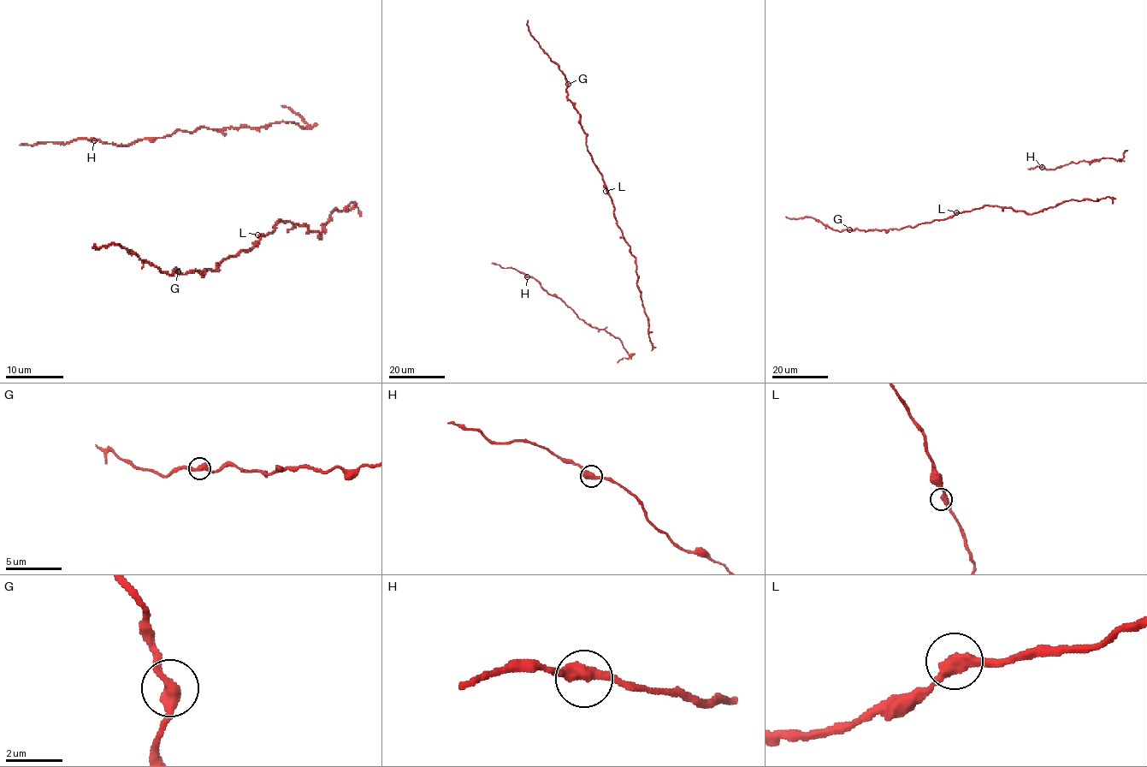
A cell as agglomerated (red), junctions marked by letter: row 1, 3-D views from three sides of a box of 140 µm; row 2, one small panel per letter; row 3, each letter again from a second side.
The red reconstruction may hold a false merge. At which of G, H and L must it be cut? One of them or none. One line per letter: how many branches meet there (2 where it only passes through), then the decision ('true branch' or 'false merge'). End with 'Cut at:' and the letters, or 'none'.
G: 2 | true branch
H: 2 | true branch
L: 2 | true branch
Cut at: none

